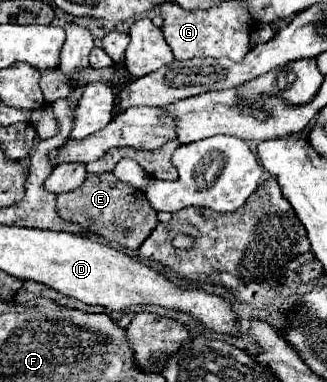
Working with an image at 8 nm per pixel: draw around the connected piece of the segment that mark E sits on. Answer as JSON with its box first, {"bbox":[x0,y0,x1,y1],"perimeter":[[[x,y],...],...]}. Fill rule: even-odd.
{"bbox":[57,172,159,250],"perimeter":[[[111,172],[99,174],[99,176],[89,174],[83,186],[79,186],[73,192],[61,194],[57,198],[57,212],[61,214],[61,218],[67,218],[71,222],[85,226],[89,234],[101,236],[127,250],[137,250],[159,222],[157,212],[149,206],[143,192],[121,182]]]}

